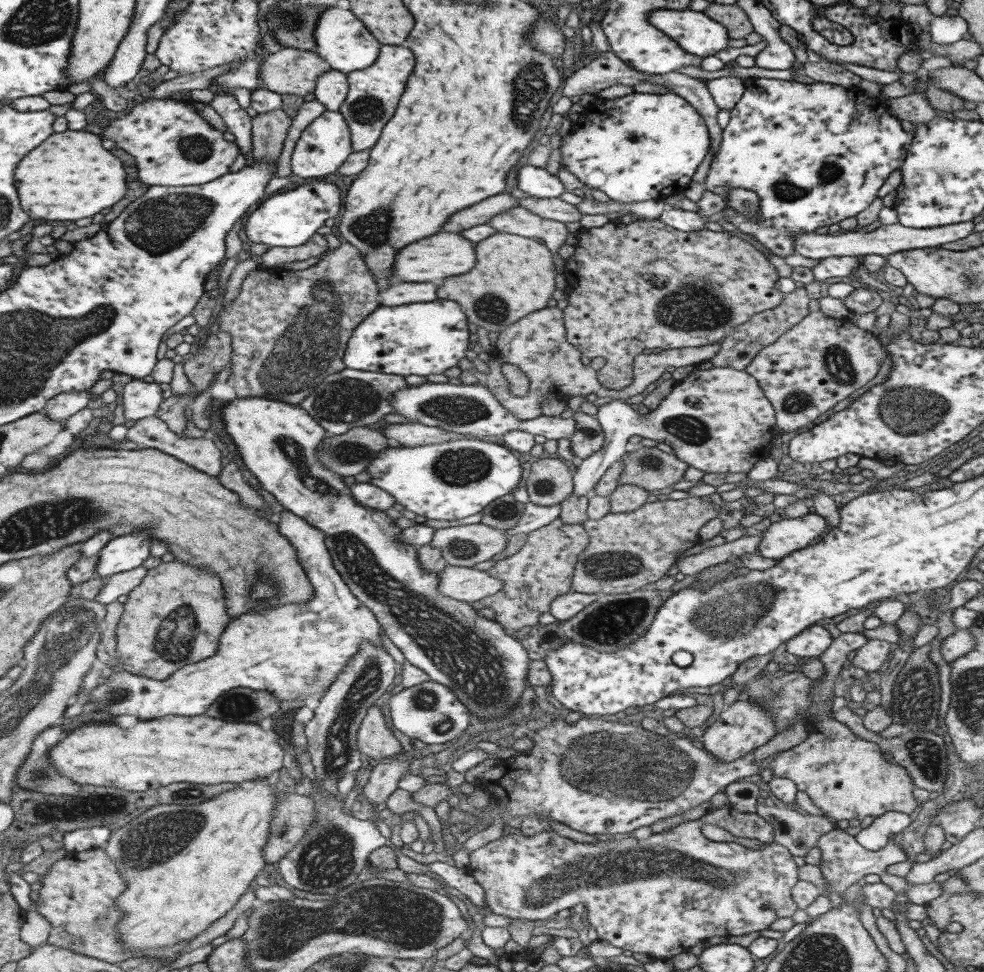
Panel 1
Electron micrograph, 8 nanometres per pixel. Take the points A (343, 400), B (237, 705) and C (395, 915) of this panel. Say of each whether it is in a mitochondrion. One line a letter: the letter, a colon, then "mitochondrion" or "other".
A: mitochondrion
B: mitochondrion
C: mitochondrion

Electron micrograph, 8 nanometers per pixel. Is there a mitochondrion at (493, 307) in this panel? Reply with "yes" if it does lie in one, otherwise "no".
yes

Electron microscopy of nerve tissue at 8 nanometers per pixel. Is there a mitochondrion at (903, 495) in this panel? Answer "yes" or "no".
no

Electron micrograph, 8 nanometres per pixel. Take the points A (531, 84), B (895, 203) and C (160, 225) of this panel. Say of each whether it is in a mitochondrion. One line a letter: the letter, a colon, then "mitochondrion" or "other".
A: mitochondrion
B: other
C: mitochondrion

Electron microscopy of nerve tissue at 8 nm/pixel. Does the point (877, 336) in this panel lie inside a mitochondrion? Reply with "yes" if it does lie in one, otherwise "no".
no

